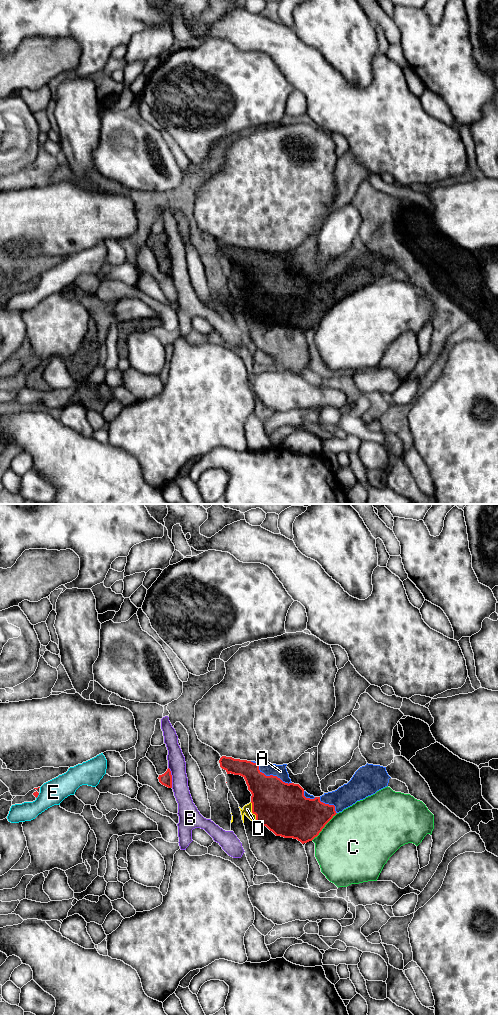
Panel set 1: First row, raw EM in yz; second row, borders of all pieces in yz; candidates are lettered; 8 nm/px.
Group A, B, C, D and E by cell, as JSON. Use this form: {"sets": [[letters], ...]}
{"sets": [["A", "D"], ["B"], ["C"], ["E"]]}

